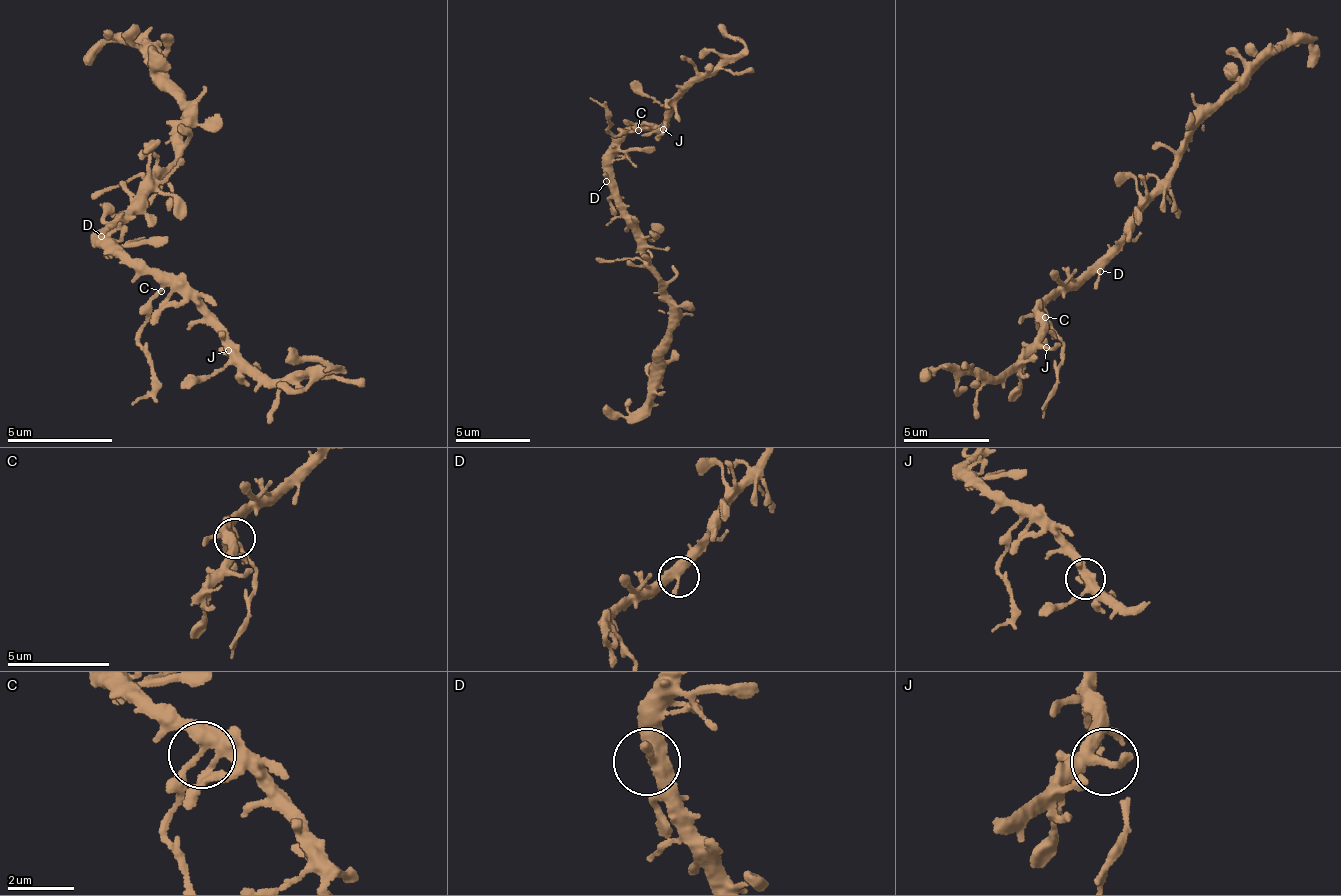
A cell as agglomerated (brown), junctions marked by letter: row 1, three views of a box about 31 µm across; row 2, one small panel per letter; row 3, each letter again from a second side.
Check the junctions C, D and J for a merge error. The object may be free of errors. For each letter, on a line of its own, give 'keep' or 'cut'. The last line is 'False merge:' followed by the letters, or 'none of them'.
C: cut
D: keep
J: keep
False merge: C

